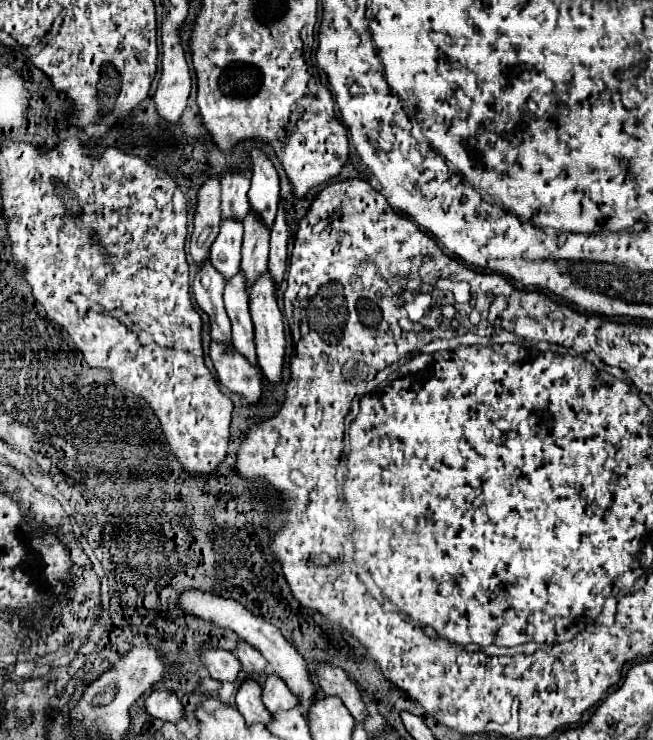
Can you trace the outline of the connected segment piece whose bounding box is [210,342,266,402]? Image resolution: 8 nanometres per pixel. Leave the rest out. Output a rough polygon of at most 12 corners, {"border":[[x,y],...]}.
{"border":[[212,342],[210,358],[230,392],[258,402],[266,382],[258,364],[230,342]]}

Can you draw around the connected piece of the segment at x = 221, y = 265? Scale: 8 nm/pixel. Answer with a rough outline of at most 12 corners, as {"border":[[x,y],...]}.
{"border":[[222,218],[212,264],[226,280],[240,270],[242,222]]}

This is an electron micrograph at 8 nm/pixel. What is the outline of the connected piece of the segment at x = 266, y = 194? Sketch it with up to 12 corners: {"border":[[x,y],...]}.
{"border":[[252,150],[248,200],[272,226],[280,200],[280,178],[270,156]]}

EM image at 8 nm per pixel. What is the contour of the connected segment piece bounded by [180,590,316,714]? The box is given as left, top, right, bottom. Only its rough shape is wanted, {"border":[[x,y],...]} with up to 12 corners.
{"border":[[188,590],[180,606],[262,652],[300,708],[316,700],[304,658],[238,602]]}

